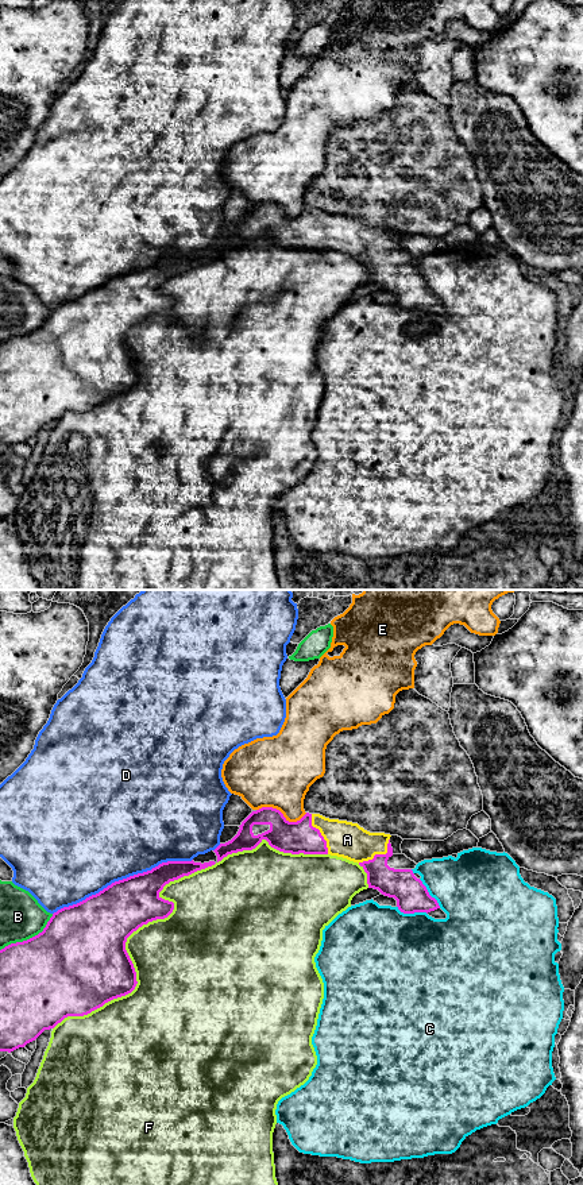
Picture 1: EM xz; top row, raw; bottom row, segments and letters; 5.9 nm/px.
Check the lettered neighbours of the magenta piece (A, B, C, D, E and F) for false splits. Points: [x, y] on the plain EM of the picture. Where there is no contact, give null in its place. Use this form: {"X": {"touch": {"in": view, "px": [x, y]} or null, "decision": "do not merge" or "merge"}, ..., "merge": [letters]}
{"A": {"touch": {"in": "xz", "px": [378, 250]}, "decision": "merge"}, "B": {"touch": {"in": "xz", "px": [30, 334]}, "decision": "do not merge"}, "C": {"touch": {"in": "xz", "px": [412, 308]}, "decision": "do not merge"}, "D": {"touch": {"in": "xz", "px": [123, 274]}, "decision": "do not merge"}, "E": {"touch": {"in": "xz", "px": [282, 209]}, "decision": "do not merge"}, "F": {"touch": {"in": "xz", "px": [173, 298]}, "decision": "do not merge"}, "merge": ["A"]}

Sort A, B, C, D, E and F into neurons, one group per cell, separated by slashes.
A / B / C / D / E / F

